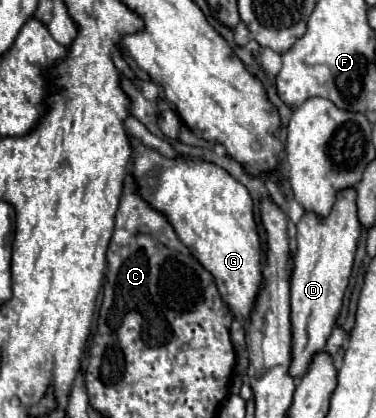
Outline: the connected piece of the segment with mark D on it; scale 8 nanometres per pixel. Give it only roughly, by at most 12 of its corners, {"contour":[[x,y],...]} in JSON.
{"contour":[[356,191],[296,225],[292,363],[336,327],[360,223]]}

